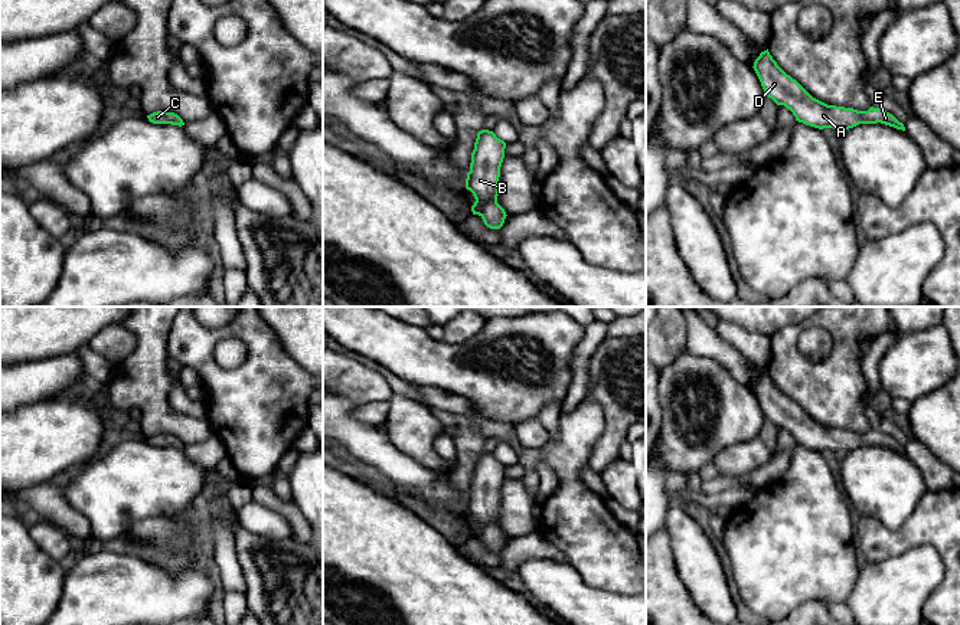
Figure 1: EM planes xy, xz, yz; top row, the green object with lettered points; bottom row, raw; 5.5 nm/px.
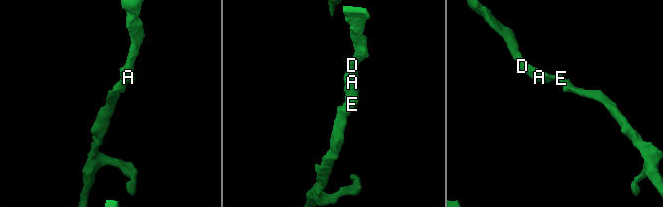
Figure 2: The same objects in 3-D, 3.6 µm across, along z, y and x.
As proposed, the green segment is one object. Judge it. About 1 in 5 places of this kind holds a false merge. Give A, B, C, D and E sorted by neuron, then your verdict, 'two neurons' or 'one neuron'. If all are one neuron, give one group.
A B C D E | one neuron

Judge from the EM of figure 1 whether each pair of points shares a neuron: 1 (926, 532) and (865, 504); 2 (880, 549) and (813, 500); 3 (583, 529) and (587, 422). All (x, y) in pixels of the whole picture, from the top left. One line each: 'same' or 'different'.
1: different
2: different
3: same

